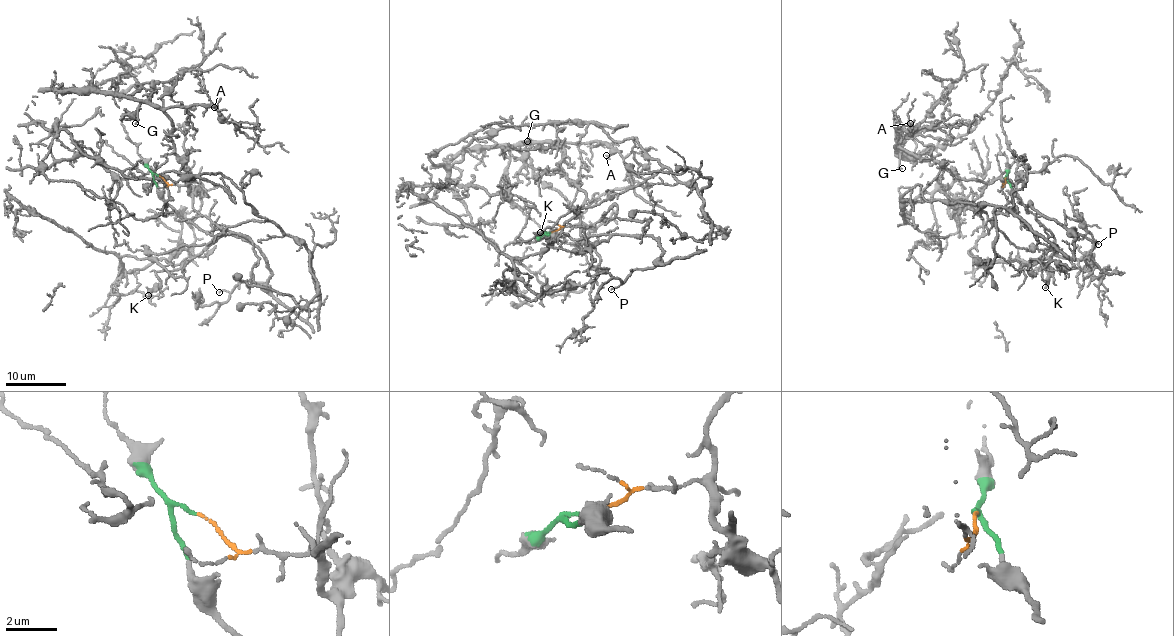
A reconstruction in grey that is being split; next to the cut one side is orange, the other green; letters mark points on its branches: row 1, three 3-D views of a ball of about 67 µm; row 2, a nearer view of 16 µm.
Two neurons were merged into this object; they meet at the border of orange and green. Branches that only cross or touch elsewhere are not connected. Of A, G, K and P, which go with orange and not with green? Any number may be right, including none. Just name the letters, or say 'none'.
A, G

